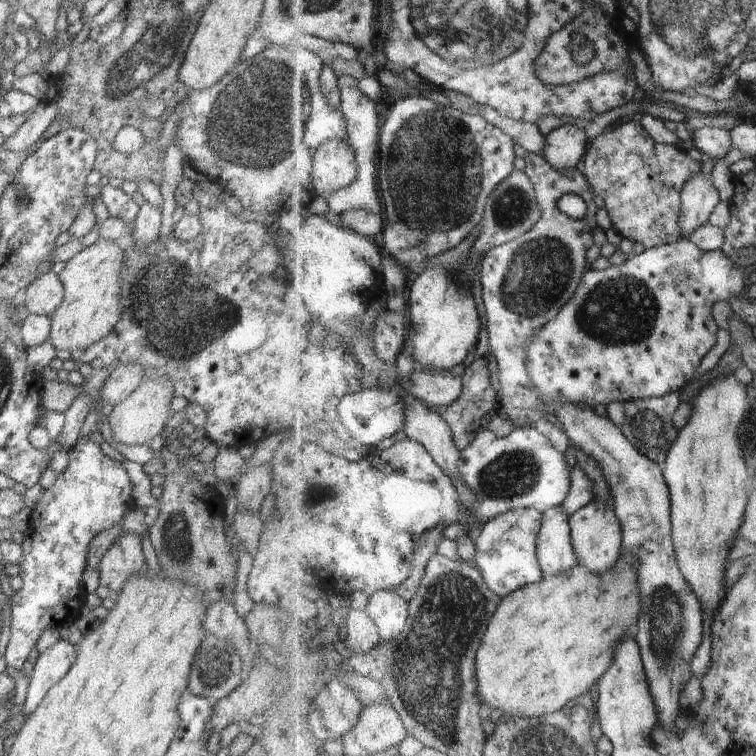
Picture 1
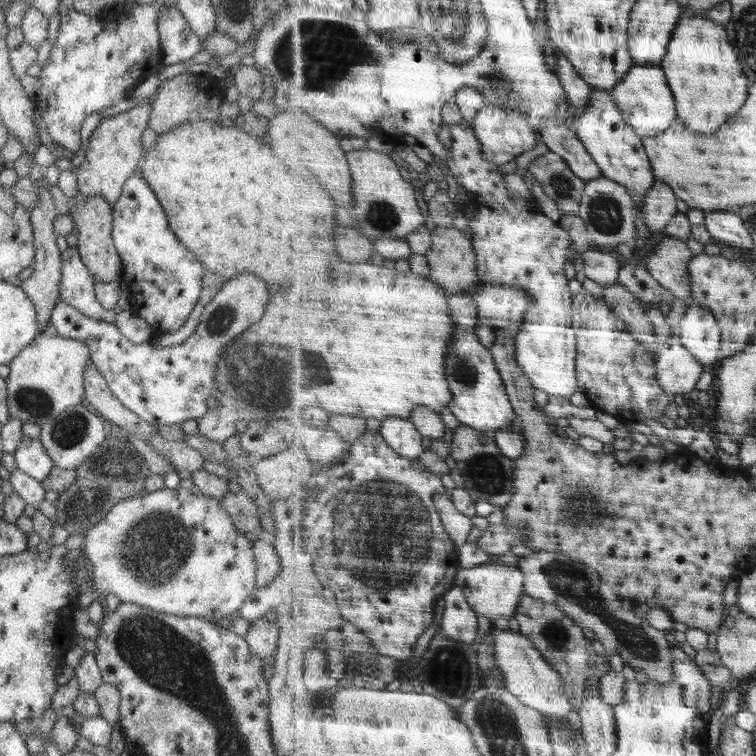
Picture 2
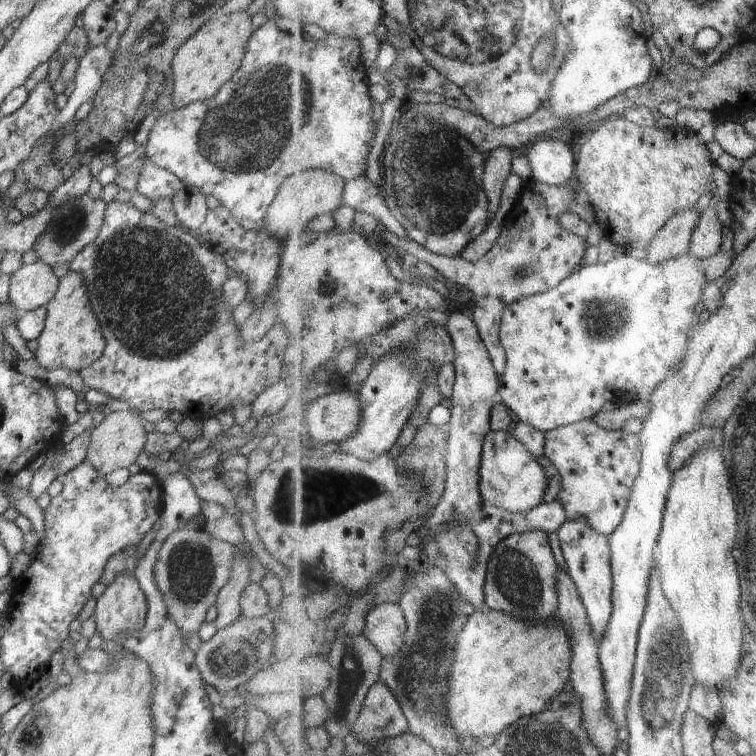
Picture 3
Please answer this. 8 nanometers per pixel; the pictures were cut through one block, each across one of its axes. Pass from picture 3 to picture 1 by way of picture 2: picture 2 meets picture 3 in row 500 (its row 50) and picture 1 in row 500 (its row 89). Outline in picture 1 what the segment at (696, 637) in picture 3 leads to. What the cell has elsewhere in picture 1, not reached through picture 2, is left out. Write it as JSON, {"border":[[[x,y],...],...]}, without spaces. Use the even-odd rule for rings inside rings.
{"border":[[[734,374],[719,377],[702,390],[692,402],[696,416],[681,429],[664,469],[673,496],[678,562],[690,584],[694,584],[706,613],[715,614],[730,591],[726,587],[726,572],[732,540],[744,526],[750,506],[750,470],[738,438],[742,420],[746,420],[752,408],[748,390],[749,385],[742,384]]]}

